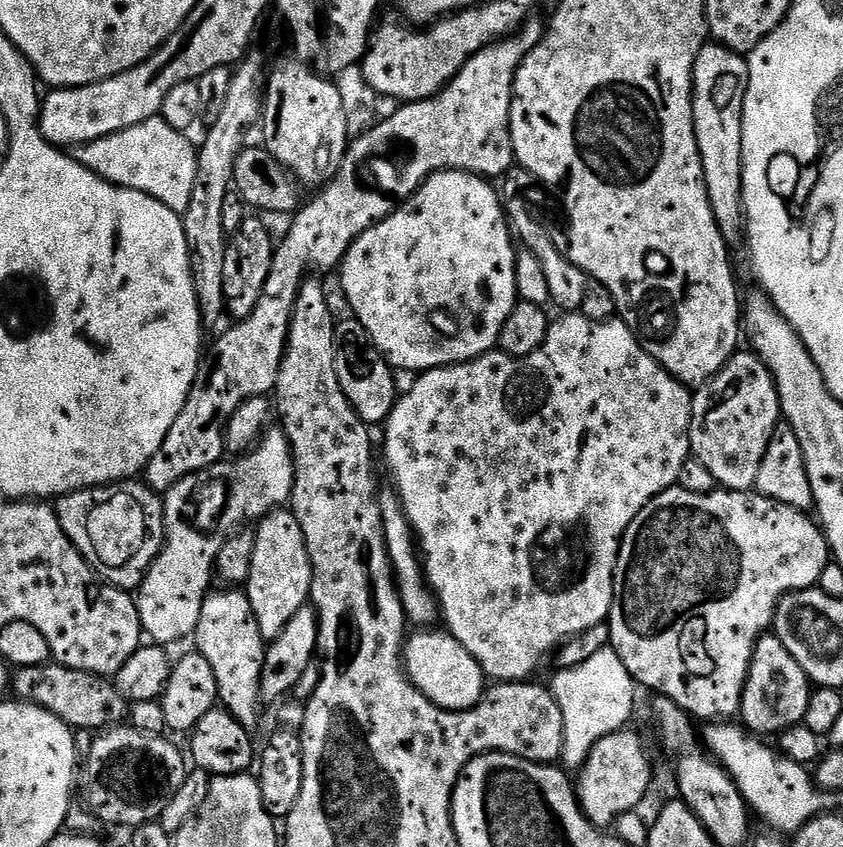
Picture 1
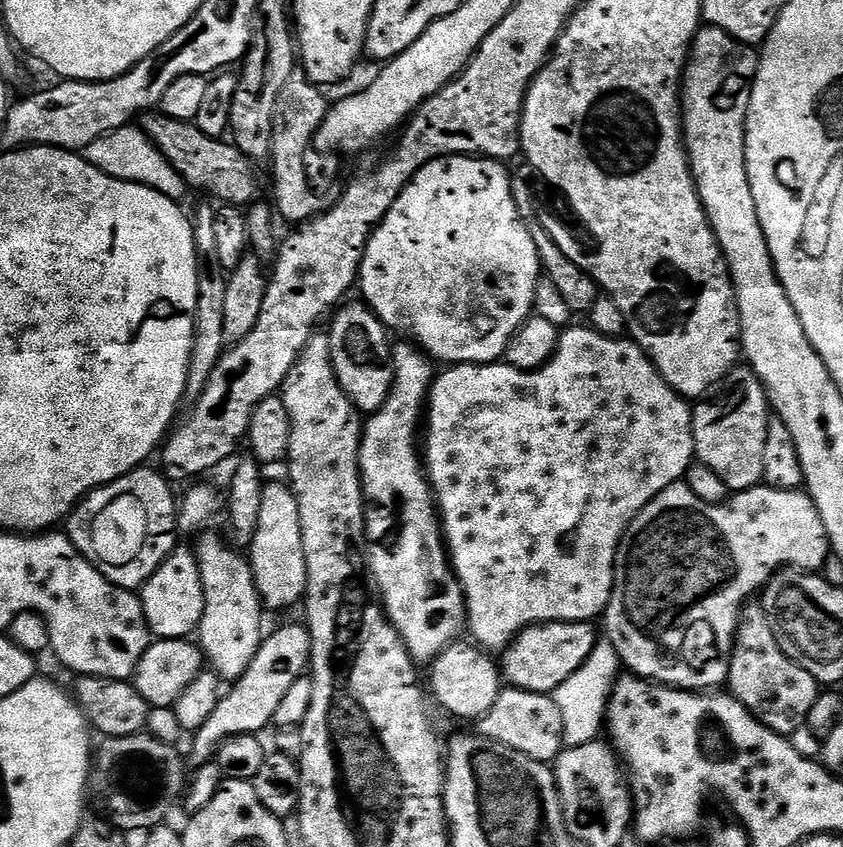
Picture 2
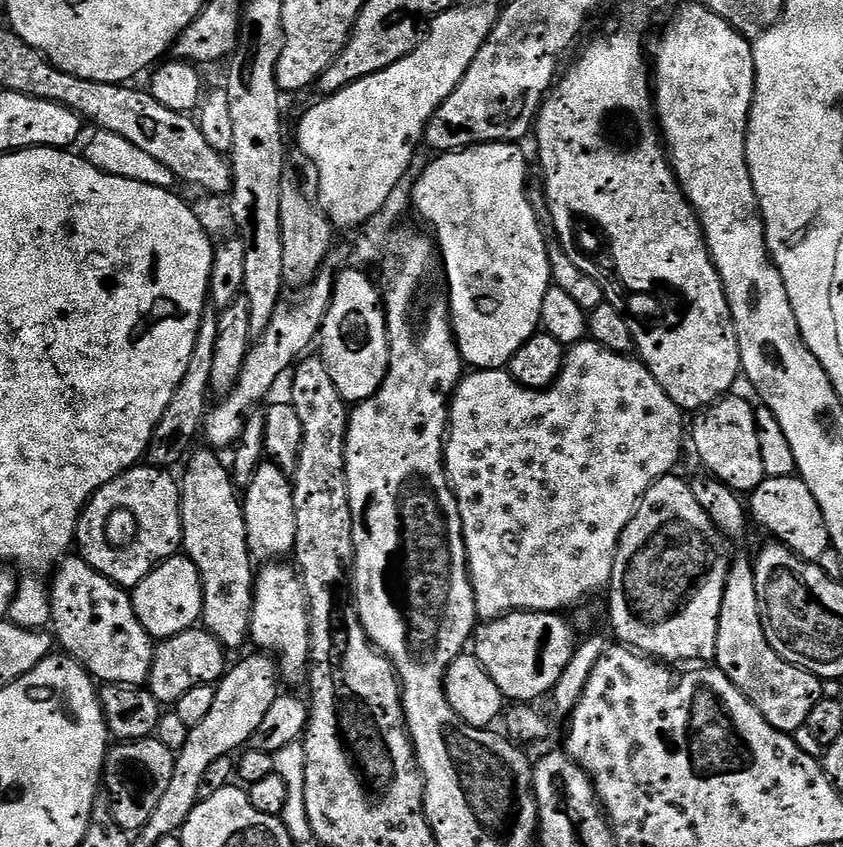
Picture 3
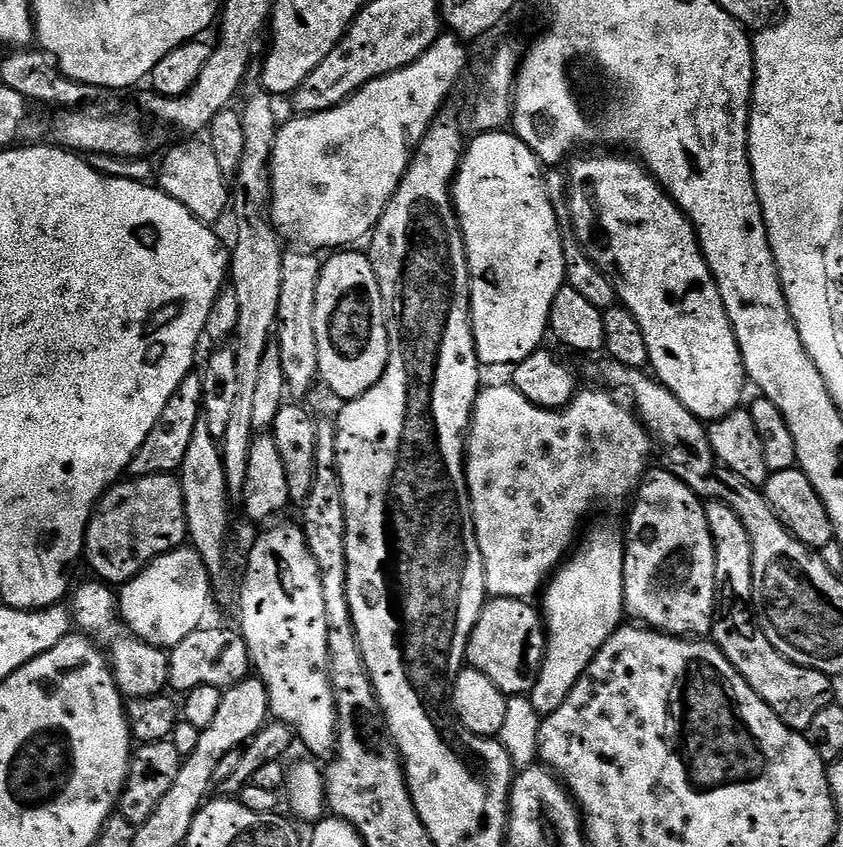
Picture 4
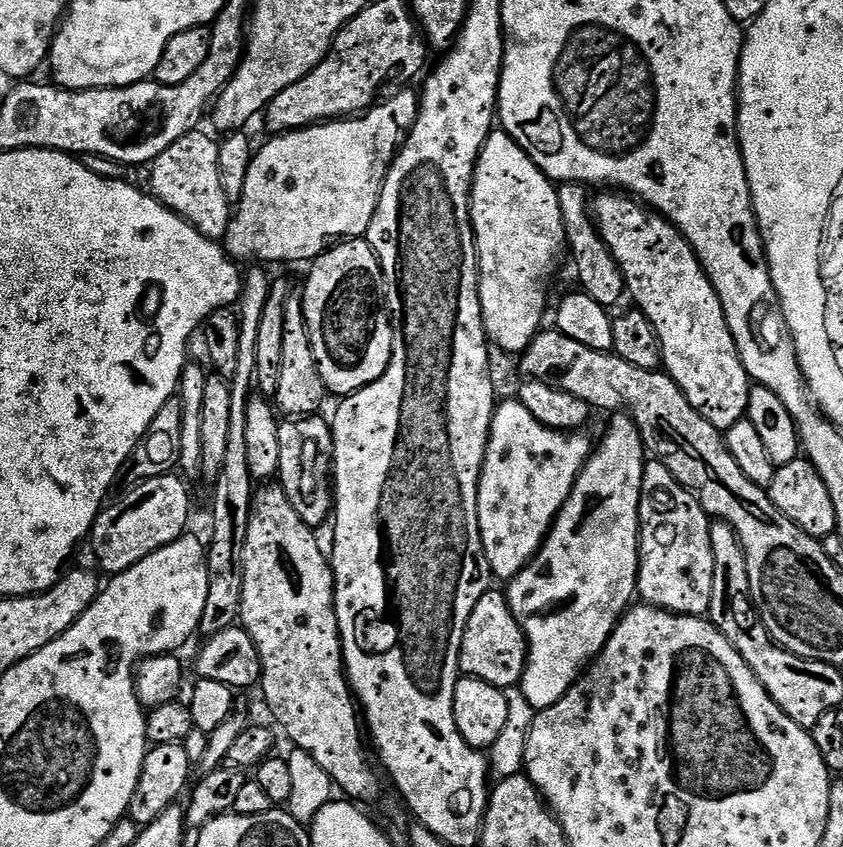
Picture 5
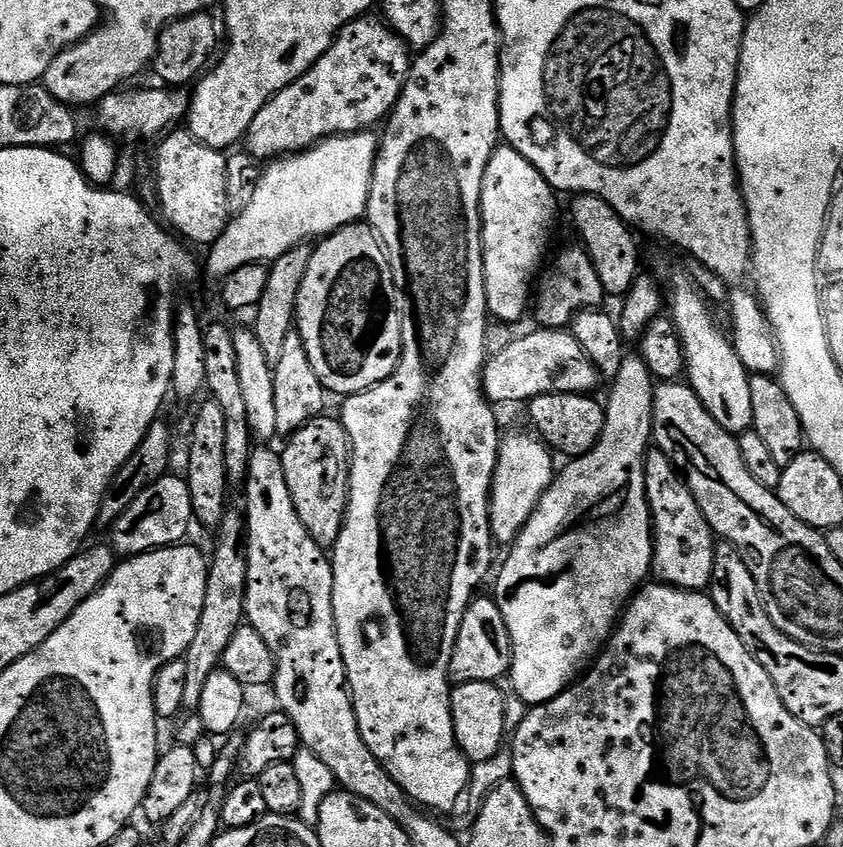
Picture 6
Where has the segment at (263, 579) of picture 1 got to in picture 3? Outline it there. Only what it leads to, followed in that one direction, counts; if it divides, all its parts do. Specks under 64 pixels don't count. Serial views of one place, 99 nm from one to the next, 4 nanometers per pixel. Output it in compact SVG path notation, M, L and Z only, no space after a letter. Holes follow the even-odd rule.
M265 462L258 466L248 488L243 489L242 503L246 518L246 538L253 561L276 562L296 546L296 507L289 473L277 464Z

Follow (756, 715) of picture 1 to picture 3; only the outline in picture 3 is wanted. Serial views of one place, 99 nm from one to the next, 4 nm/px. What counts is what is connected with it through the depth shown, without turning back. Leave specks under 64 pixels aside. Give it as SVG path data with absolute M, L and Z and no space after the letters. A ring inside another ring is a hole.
M737 559L733 563L732 571L728 574L726 590L722 594L722 610L718 618L718 638L716 639L715 667L720 668L746 694L748 701L774 726L774 730L794 734L799 728L805 727L810 718L810 710L818 706L822 699L822 680L819 676L808 672L805 668L794 666L786 662L770 646L766 638L766 630L762 630L762 618L760 617L760 607L758 606L758 586L756 585L756 570L751 559Z

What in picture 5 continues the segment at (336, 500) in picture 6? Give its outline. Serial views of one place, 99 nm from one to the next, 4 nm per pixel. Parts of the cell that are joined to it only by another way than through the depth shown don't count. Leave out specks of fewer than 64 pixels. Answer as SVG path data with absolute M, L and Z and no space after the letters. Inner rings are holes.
M323 415L305 416L303 418L284 418L280 421L278 443L282 449L278 483L283 488L290 506L306 522L308 527L316 530L324 519L329 519L334 508L334 465L332 463L332 425Z

